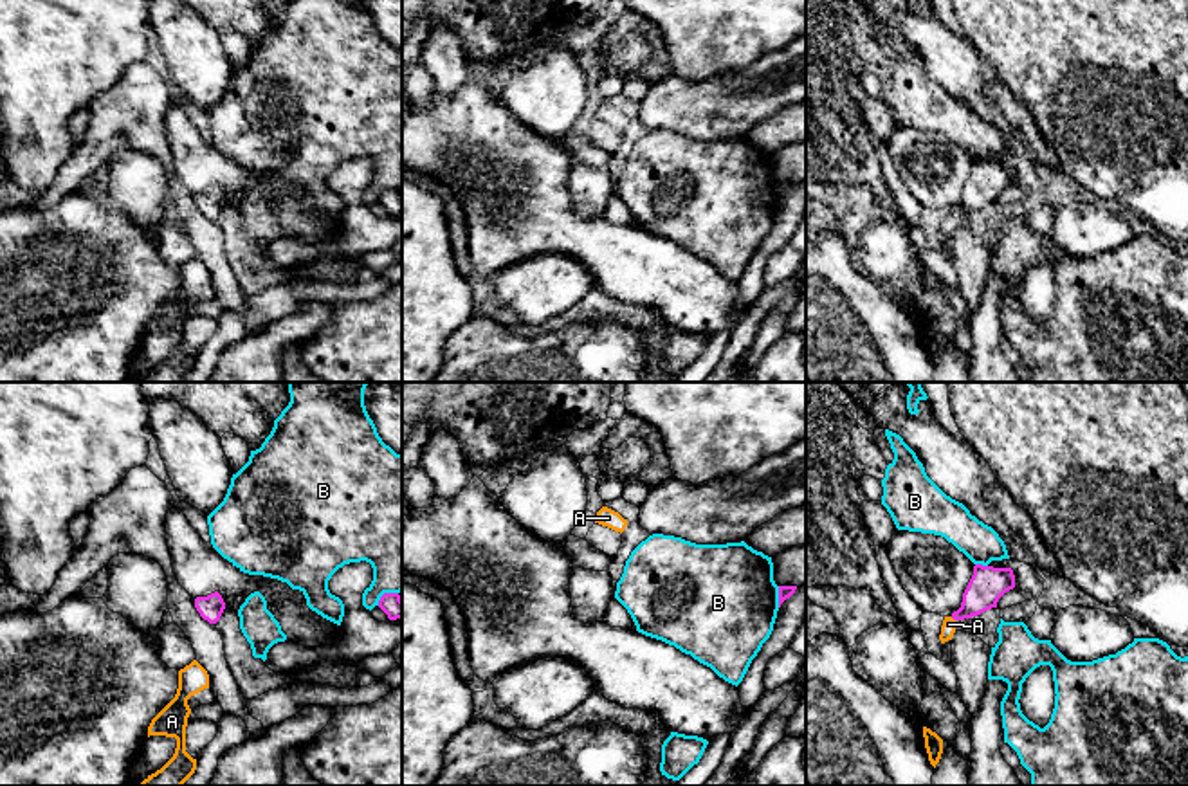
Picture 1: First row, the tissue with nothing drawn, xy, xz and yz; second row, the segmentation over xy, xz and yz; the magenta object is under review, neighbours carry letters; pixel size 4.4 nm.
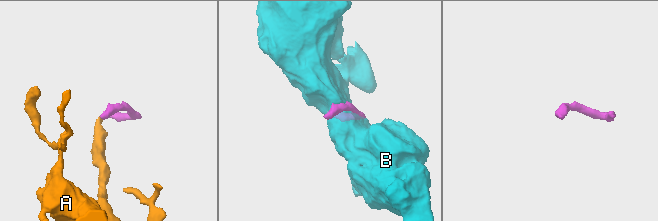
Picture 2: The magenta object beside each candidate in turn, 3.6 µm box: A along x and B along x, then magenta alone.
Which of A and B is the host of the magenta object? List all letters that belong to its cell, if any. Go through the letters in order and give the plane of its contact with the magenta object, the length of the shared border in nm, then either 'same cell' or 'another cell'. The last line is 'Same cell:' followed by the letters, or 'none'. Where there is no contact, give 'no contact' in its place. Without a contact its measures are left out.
A: no contact; same cell
B: contact in yz; length 60 nm; another cell
Same cell: A

